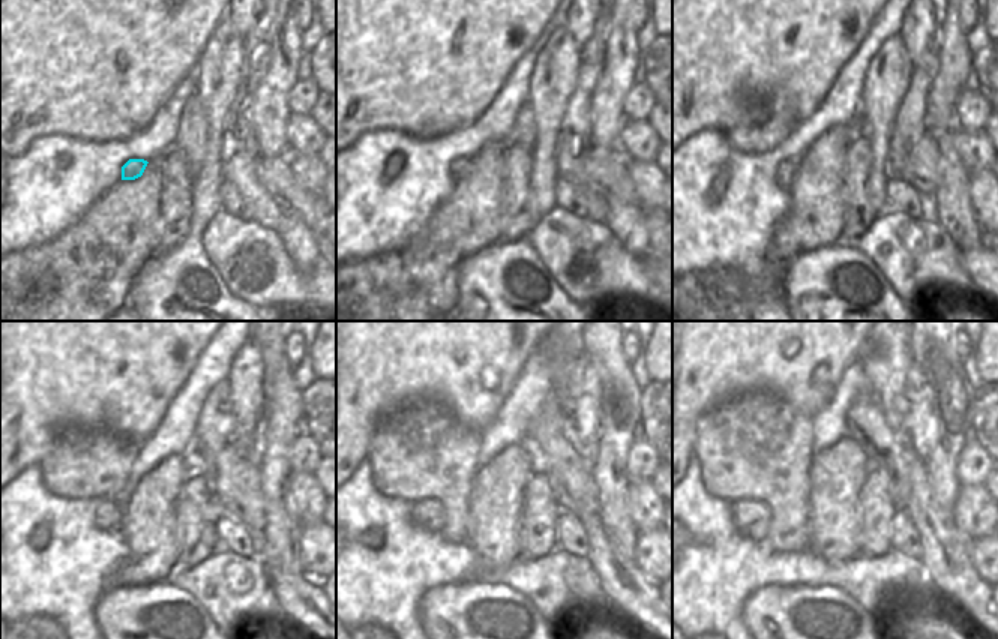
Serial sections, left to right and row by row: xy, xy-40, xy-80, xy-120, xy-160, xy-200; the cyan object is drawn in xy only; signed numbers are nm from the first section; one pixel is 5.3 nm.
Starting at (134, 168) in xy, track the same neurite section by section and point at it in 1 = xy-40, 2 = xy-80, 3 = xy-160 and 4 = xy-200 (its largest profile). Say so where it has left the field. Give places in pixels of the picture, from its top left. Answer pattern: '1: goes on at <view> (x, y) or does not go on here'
1: goes on at xy-40 (461, 167)
2: goes on at xy-80 (785, 171)
3: goes on at xy-160 (428, 515)
4: goes on at xy-200 (751, 518)

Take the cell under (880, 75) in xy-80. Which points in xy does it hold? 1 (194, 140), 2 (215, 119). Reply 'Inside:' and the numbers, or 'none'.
Inside: 2

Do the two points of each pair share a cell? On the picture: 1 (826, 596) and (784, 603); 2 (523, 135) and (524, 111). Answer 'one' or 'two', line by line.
1: one
2: one

